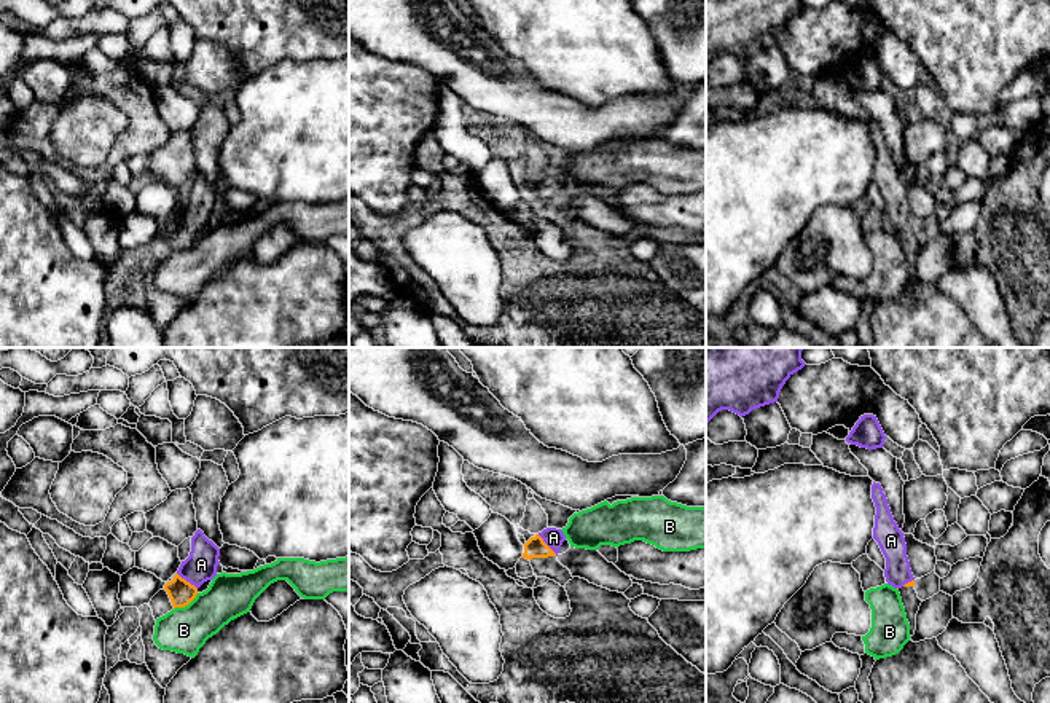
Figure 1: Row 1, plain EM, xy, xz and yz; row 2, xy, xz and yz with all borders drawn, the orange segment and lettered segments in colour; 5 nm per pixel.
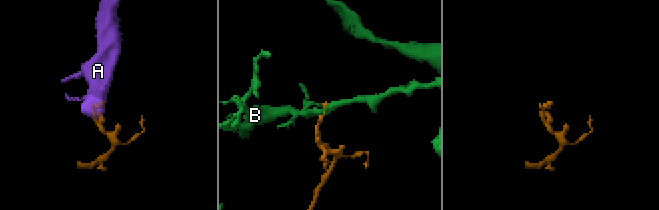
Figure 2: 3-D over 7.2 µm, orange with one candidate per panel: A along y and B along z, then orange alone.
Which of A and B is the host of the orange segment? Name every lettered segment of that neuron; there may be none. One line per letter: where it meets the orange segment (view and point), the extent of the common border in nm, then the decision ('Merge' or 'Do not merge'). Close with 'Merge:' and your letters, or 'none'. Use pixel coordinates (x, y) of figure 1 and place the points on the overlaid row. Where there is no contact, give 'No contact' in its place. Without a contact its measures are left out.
A: Touches orange at xz (547, 545). Shared border 150 nm. Merge
B: Touches orange at xy (185, 604). Shared border 150 nm. Do not merge
Merge: A

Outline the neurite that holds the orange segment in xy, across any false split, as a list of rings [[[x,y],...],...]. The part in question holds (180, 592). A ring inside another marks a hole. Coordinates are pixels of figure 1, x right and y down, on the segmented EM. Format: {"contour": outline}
{"contour": [[[198,529],[191,537],[190,556],[164,585],[174,609],[188,606],[196,598],[198,588],[217,575],[218,556],[220,548]]]}

